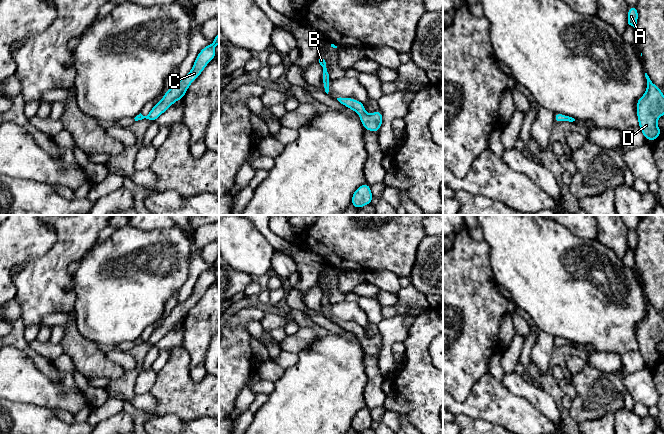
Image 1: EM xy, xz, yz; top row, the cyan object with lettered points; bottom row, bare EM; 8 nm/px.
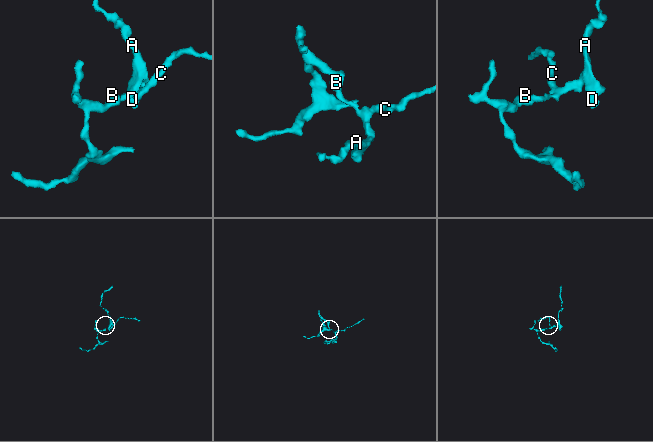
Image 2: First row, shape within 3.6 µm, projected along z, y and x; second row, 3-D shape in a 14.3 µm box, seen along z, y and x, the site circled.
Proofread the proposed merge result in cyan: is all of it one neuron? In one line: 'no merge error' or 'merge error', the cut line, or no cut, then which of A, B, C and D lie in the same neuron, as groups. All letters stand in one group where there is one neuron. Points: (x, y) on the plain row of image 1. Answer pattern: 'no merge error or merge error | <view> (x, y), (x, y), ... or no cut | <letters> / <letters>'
no merge error | no cut | A B C D

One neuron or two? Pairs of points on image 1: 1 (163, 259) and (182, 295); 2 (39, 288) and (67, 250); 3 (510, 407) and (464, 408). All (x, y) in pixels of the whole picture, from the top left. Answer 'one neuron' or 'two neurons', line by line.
1: two neurons
2: one neuron
3: one neuron

